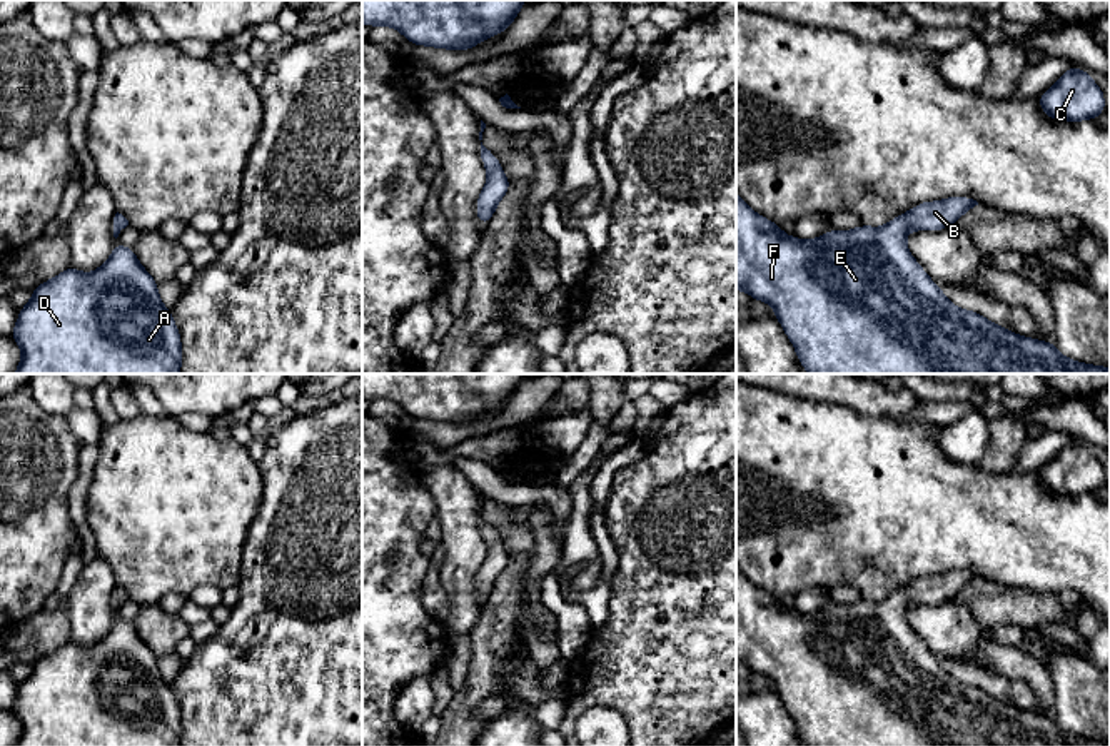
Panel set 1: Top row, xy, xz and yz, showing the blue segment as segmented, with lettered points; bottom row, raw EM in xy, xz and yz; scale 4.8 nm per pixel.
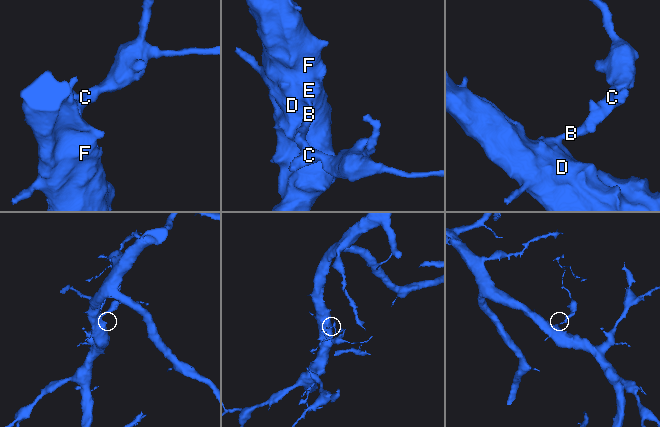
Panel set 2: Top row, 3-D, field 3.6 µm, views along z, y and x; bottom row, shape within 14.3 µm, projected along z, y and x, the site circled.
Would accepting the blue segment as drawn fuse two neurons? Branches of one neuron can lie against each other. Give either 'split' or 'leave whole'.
leave whole

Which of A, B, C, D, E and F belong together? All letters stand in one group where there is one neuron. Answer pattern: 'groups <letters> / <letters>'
groups A B C D E F

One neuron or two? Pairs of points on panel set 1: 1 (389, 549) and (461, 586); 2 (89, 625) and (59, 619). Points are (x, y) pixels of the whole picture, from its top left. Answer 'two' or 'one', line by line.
1: two
2: two

